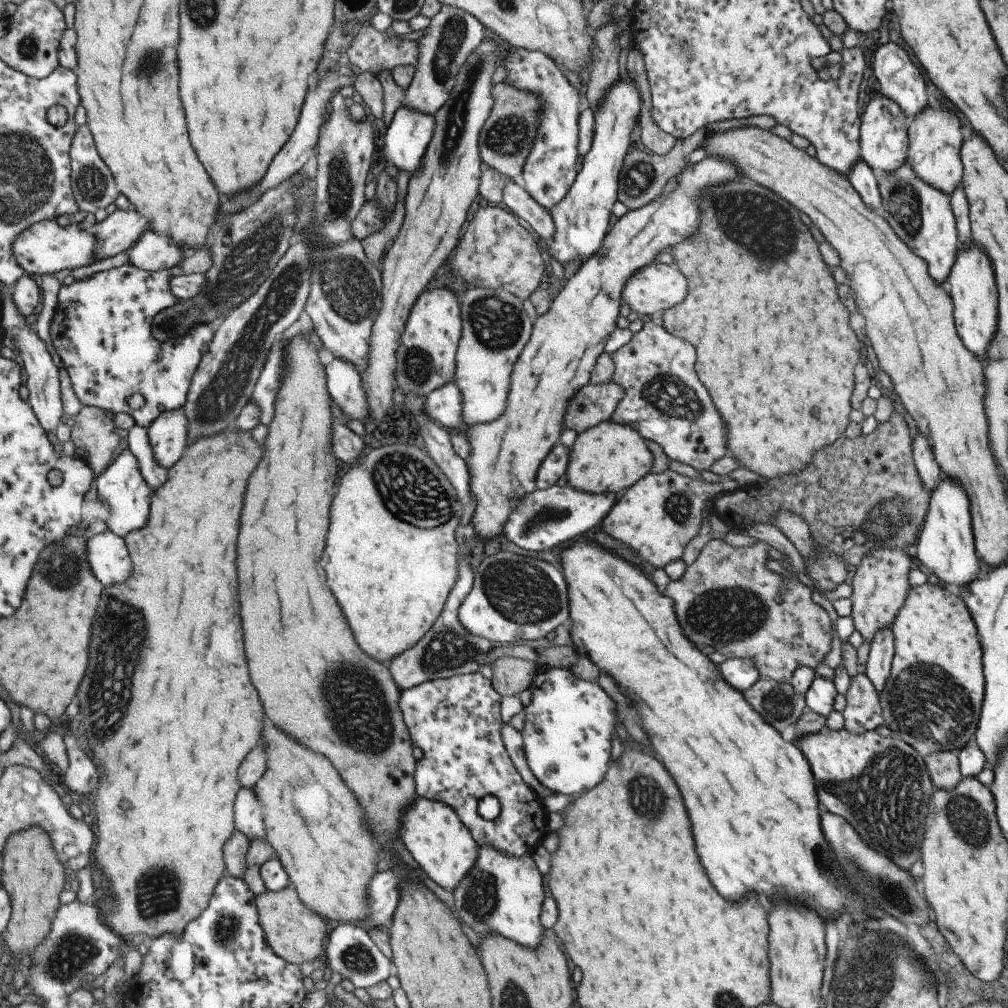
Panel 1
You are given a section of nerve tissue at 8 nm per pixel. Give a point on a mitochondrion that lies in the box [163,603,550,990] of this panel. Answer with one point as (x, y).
(349, 690)

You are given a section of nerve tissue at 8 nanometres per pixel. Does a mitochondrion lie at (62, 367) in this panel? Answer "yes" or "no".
no

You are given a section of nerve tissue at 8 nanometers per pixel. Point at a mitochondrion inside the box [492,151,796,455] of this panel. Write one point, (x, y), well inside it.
(672, 397)

